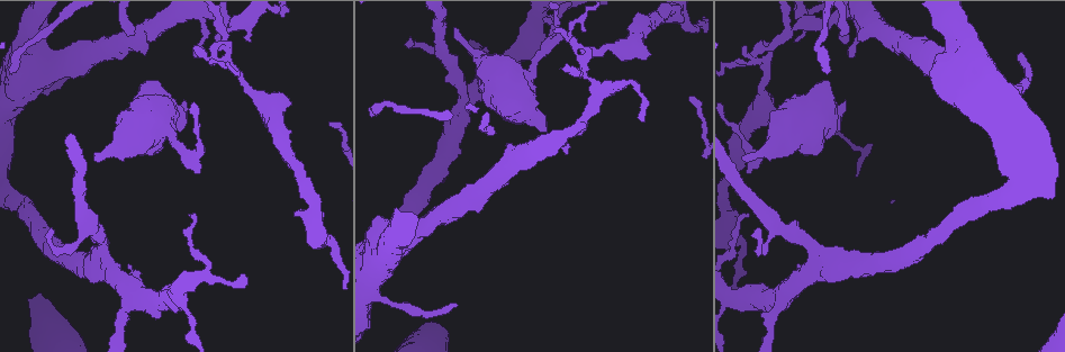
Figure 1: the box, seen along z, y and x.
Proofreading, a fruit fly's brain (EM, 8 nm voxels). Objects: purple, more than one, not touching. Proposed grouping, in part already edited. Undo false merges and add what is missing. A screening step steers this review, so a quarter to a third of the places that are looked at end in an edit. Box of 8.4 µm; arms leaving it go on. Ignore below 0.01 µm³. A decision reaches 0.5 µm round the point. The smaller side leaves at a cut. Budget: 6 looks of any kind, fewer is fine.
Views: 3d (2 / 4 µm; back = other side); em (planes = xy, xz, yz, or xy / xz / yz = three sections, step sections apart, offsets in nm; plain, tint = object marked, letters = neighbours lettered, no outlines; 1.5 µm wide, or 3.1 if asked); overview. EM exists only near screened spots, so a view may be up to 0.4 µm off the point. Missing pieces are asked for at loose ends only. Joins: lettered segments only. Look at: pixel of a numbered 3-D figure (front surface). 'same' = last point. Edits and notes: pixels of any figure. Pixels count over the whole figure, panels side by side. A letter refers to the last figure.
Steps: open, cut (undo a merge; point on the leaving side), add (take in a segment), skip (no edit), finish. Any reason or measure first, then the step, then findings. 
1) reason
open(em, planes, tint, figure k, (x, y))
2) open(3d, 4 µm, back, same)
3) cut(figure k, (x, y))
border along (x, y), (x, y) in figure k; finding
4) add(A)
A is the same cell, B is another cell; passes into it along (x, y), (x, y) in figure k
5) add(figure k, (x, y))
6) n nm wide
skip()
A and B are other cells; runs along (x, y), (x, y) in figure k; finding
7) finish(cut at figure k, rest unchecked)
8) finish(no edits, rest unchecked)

thick turns thin
open(em, yz, step 4, tint, figure 1, (375, 295))

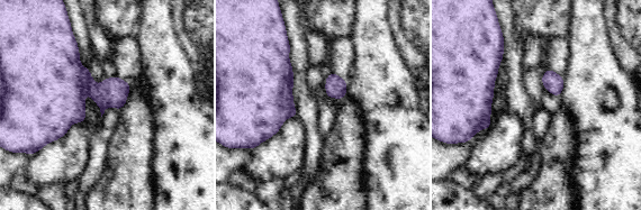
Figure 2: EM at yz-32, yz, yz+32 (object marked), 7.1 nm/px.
open(em, yz, step 4, letters, same)

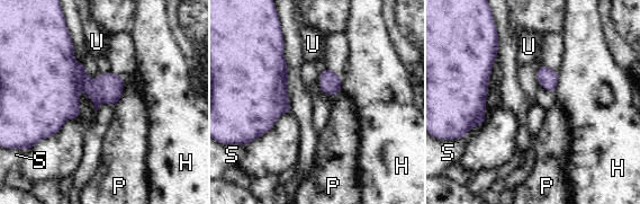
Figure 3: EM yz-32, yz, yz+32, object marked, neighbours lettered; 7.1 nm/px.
50 nm wide
skip()
H, P, S and U are other cells; border along (124, 79), (120, 98), (114, 105) in figure 3; one neuron here

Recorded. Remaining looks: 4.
free end
open(em, yz, step 8, plain, figure 1, (455, 305))

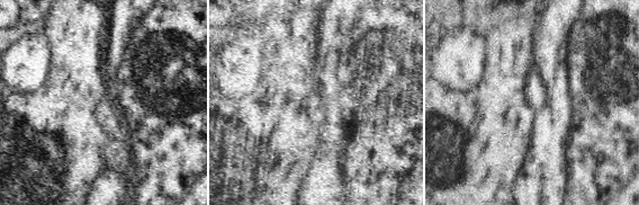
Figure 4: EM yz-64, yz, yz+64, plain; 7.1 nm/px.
what lies round it
open(em, yz, step 8, letters, same)

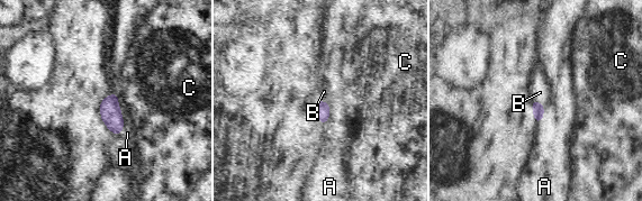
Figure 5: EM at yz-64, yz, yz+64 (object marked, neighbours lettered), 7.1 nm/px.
add(B)
B is the same cell, A and C are other cells; passes into it along (323, 109), (323, 101), (324, 91) in figure 5; the neuron continues

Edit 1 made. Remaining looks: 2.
finish(add at figure 5, rest unchecked)

